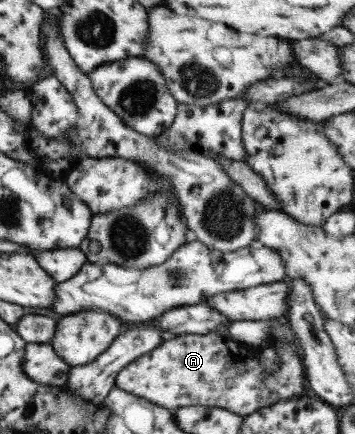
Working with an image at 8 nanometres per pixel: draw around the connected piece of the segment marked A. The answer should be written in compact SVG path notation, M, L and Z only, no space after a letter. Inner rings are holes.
M213 330L205 335L179 334L175 339L167 339L163 345L153 349L151 353L139 357L137 361L129 363L125 369L117 375L117 387L143 397L151 403L157 403L167 409L177 407L205 406L208 408L227 409L243 417L251 415L258 409L270 406L277 402L286 402L289 399L297 398L305 392L306 376L302 361L302 353L295 344L279 344L275 342L275 349L279 354L279 369L267 371L261 367L259 361L260 349L253 349L237 343L229 335L221 335Z

